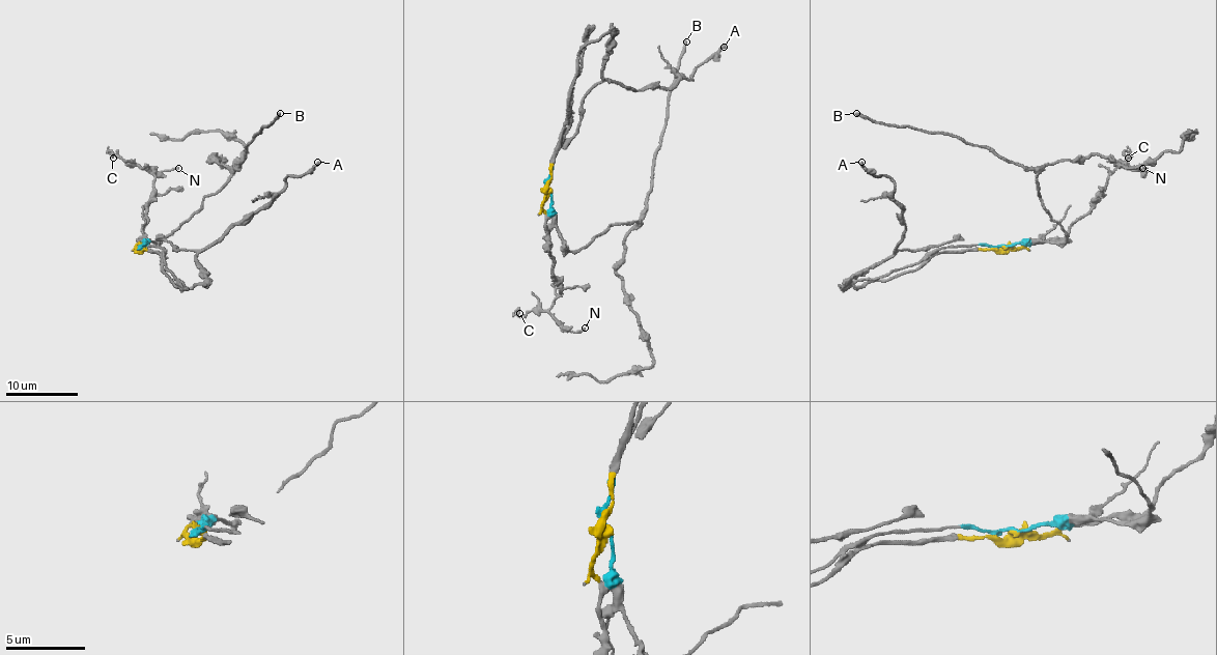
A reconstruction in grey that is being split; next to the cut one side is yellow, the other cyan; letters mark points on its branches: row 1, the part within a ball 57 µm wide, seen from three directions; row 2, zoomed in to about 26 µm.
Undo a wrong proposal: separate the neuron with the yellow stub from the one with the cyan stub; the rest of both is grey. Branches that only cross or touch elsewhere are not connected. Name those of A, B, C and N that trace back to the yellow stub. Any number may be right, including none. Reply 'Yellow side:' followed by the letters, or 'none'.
Yellow side: A, C, N

